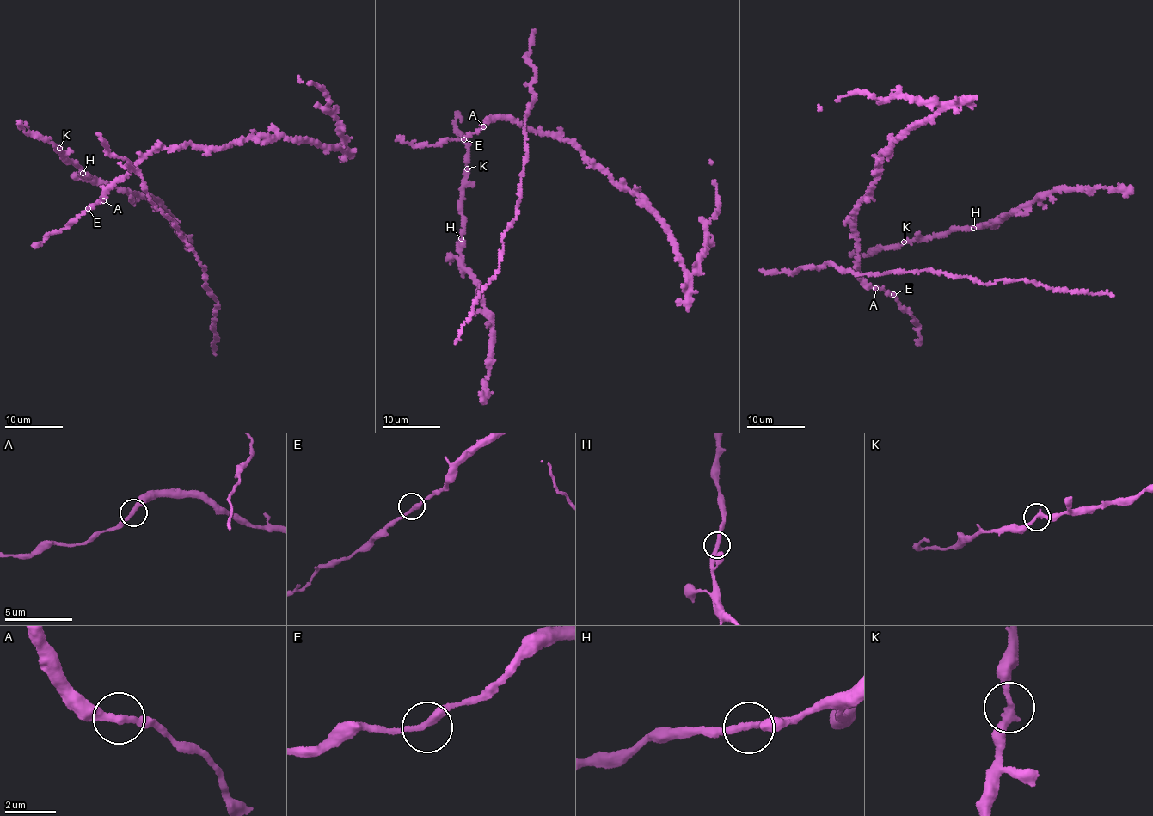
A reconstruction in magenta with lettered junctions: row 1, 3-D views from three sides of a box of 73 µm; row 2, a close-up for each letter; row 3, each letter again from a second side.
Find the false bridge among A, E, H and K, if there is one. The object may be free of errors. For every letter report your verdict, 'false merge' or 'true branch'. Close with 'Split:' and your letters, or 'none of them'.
A: true branch
E: true branch
H: true branch
K: true branch
Split: none of them

